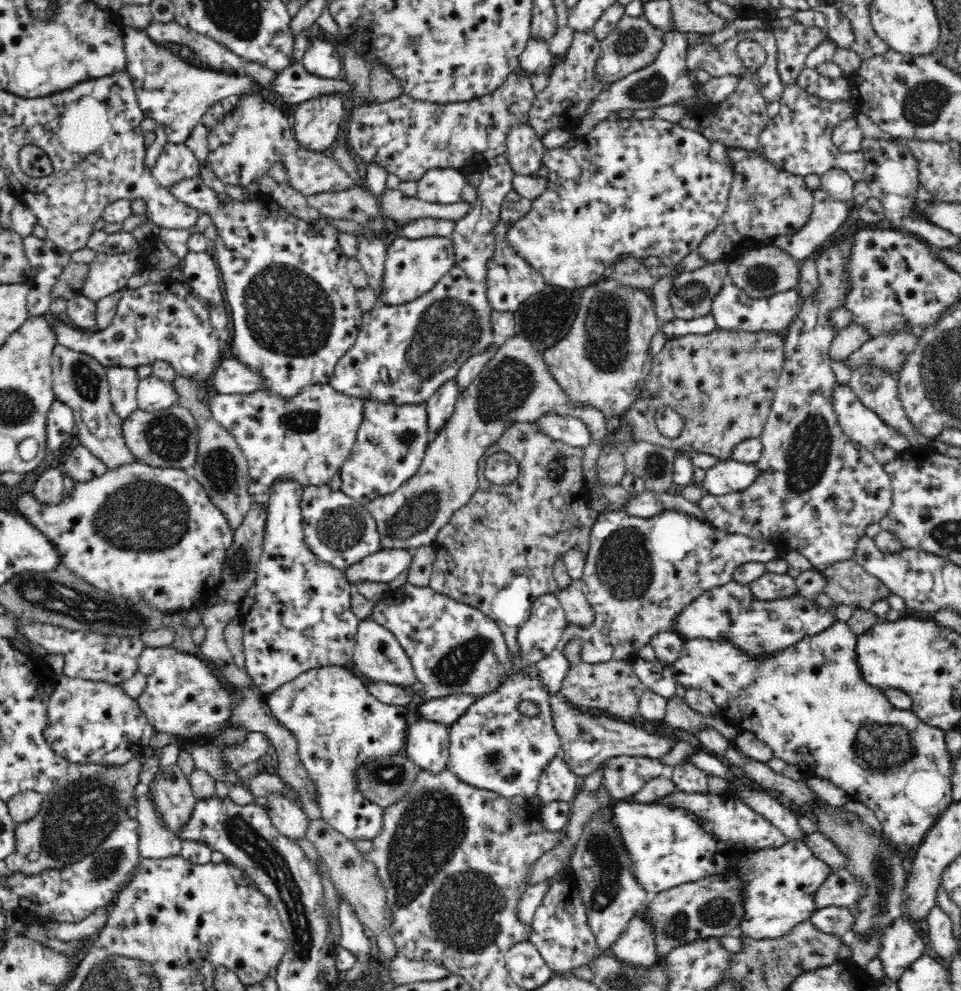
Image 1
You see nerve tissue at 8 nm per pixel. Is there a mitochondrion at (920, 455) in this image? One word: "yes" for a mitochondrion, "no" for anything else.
no

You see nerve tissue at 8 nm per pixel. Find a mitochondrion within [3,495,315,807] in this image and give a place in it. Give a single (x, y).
(55, 597)

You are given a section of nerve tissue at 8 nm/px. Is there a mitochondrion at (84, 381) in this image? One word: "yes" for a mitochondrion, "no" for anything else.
yes

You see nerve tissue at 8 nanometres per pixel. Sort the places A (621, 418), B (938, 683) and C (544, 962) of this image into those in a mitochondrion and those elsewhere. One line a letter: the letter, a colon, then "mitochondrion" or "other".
A: other
B: other
C: other

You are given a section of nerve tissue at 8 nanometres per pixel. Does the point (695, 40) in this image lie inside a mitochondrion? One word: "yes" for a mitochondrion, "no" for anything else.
no

